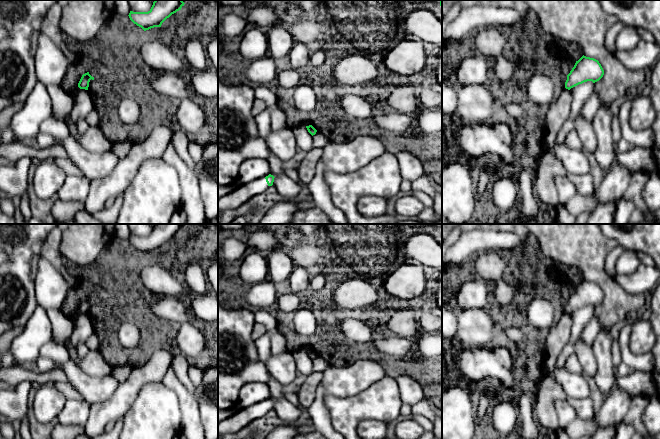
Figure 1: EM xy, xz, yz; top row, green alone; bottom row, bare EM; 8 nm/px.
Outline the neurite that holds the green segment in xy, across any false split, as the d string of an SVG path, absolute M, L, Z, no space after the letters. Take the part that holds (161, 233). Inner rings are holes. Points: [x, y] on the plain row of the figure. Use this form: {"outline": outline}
{"outline": "M155 224L148 236L130 235L130 244L144 255L161 251L162 247L184 230L182 224Z"}

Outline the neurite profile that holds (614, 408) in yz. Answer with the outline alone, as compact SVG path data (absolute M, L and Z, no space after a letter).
M616 385L615 391L603 400L599 411L590 419L598 428L619 425L628 412L631 400L632 398Z

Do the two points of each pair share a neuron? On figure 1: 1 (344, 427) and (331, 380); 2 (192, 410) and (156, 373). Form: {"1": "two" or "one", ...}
{"1": "two", "2": "two"}

